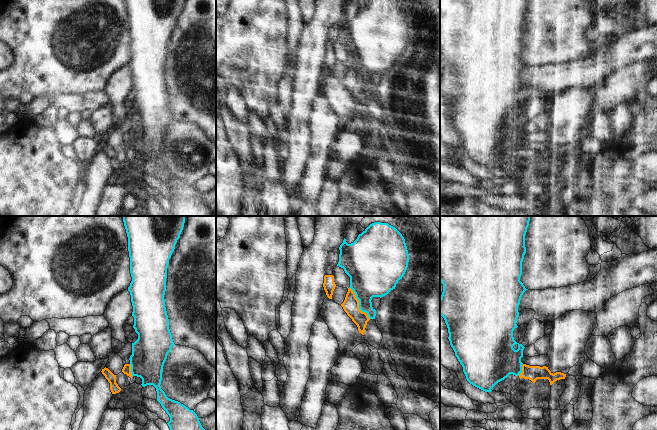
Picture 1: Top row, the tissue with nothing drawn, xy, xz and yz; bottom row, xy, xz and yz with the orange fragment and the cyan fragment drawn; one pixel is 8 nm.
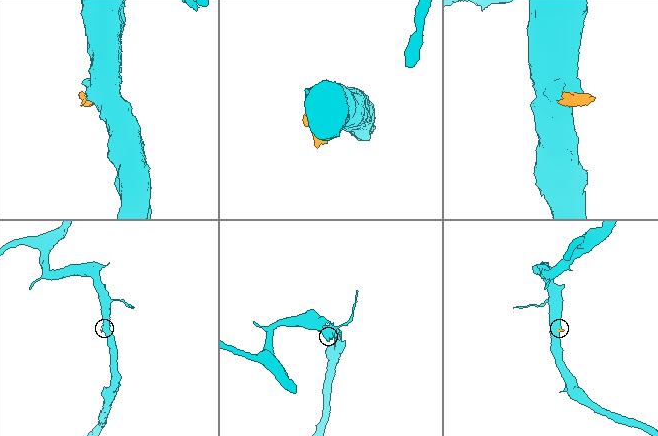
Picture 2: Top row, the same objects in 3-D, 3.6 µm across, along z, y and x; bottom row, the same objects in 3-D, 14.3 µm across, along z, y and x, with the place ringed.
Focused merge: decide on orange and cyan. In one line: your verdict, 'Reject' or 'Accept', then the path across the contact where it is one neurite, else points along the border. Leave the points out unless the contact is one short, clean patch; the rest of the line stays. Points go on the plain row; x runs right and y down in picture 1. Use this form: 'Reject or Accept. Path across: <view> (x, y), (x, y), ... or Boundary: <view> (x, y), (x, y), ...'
Reject. Boundary: xz (349, 63), (358, 76), (358, 83), (370, 94).

